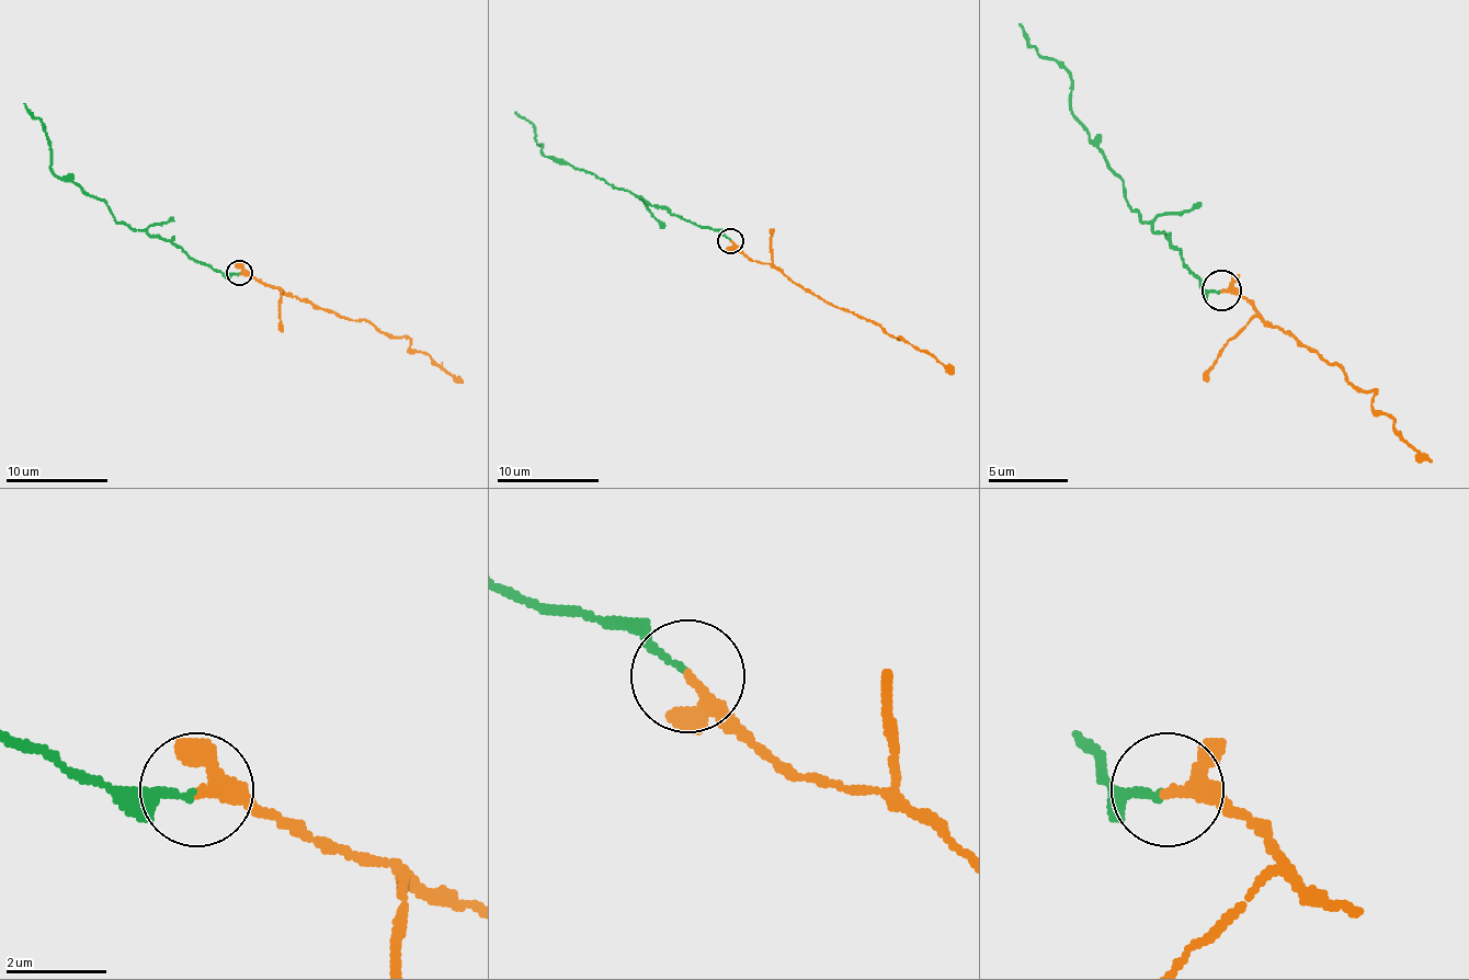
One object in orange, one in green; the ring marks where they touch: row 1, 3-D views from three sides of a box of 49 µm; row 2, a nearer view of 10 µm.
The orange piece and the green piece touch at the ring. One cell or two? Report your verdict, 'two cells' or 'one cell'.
one cell

